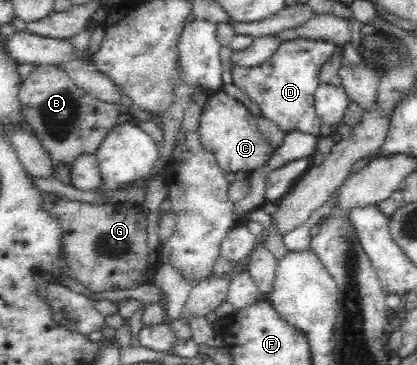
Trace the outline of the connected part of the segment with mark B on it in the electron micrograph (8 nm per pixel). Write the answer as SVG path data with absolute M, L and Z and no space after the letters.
M37 65L28 76L19 85L18 100L24 119L36 133L52 167L71 165L83 153L95 154L107 133L117 125L117 108L89 96L57 65Z

